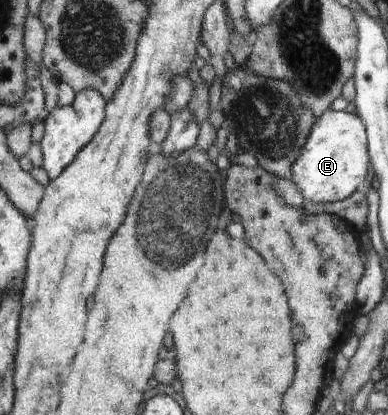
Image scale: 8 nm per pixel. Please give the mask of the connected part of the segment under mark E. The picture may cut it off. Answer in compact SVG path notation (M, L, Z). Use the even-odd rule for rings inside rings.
M333 110L320 115L311 128L306 144L291 166L292 181L303 199L313 203L343 201L355 193L359 183L369 171L367 140L362 119L357 114L339 113Z

